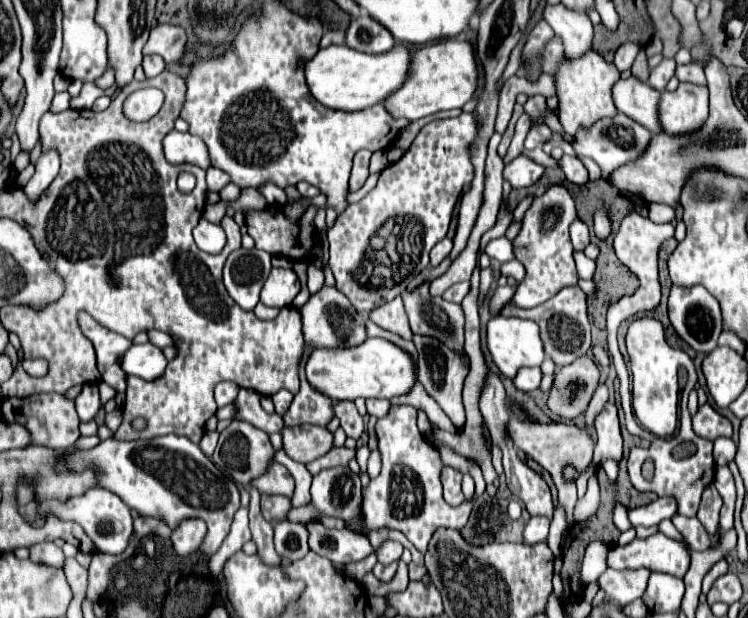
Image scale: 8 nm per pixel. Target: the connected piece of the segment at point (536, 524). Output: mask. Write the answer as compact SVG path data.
M530 517L530 521L524 527L524 543L526 545L536 545L540 541L546 541L550 521L542 517Z

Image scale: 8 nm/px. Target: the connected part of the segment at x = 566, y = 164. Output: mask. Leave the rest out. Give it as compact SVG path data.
M562 155L562 159L558 159L558 165L564 171L564 175L566 175L568 181L572 181L576 185L582 185L584 181L588 181L588 171L586 171L584 163L580 161L580 157Z

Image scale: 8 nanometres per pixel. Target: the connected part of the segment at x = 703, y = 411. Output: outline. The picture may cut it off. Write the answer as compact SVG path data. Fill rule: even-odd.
M708 403L700 405L696 415L692 417L696 435L714 441L716 437L732 435L732 424L726 417L722 417L718 411L714 411Z

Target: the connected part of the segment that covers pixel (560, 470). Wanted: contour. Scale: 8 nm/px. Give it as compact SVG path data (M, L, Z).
M512 417L508 423L508 435L514 439L514 445L518 449L522 449L528 457L532 457L538 465L542 465L552 475L554 485L558 489L558 501L566 511L568 525L572 525L572 511L574 511L574 503L576 503L576 483L572 483L564 477L564 469L574 467L580 471L580 469L586 469L588 463L592 461L594 443L592 443L588 431L582 427L572 427L572 425L562 425L562 423L550 423L550 425L524 423L524 421Z

